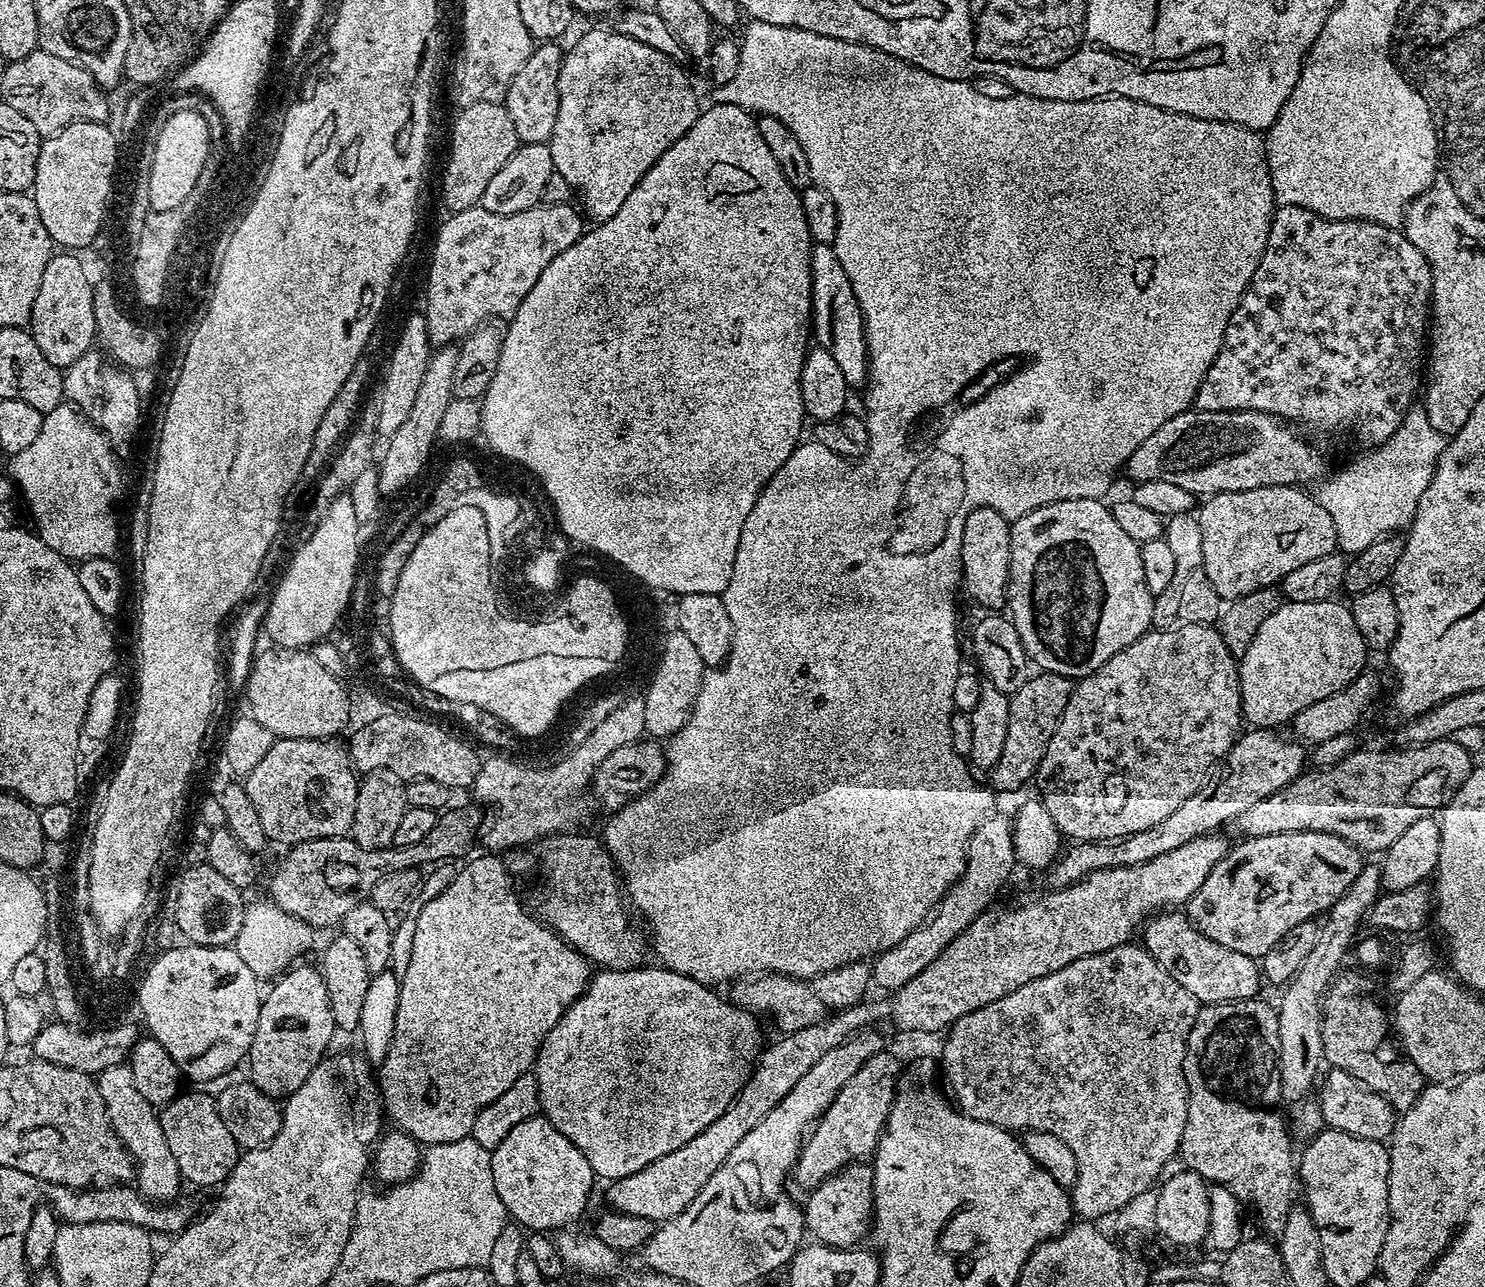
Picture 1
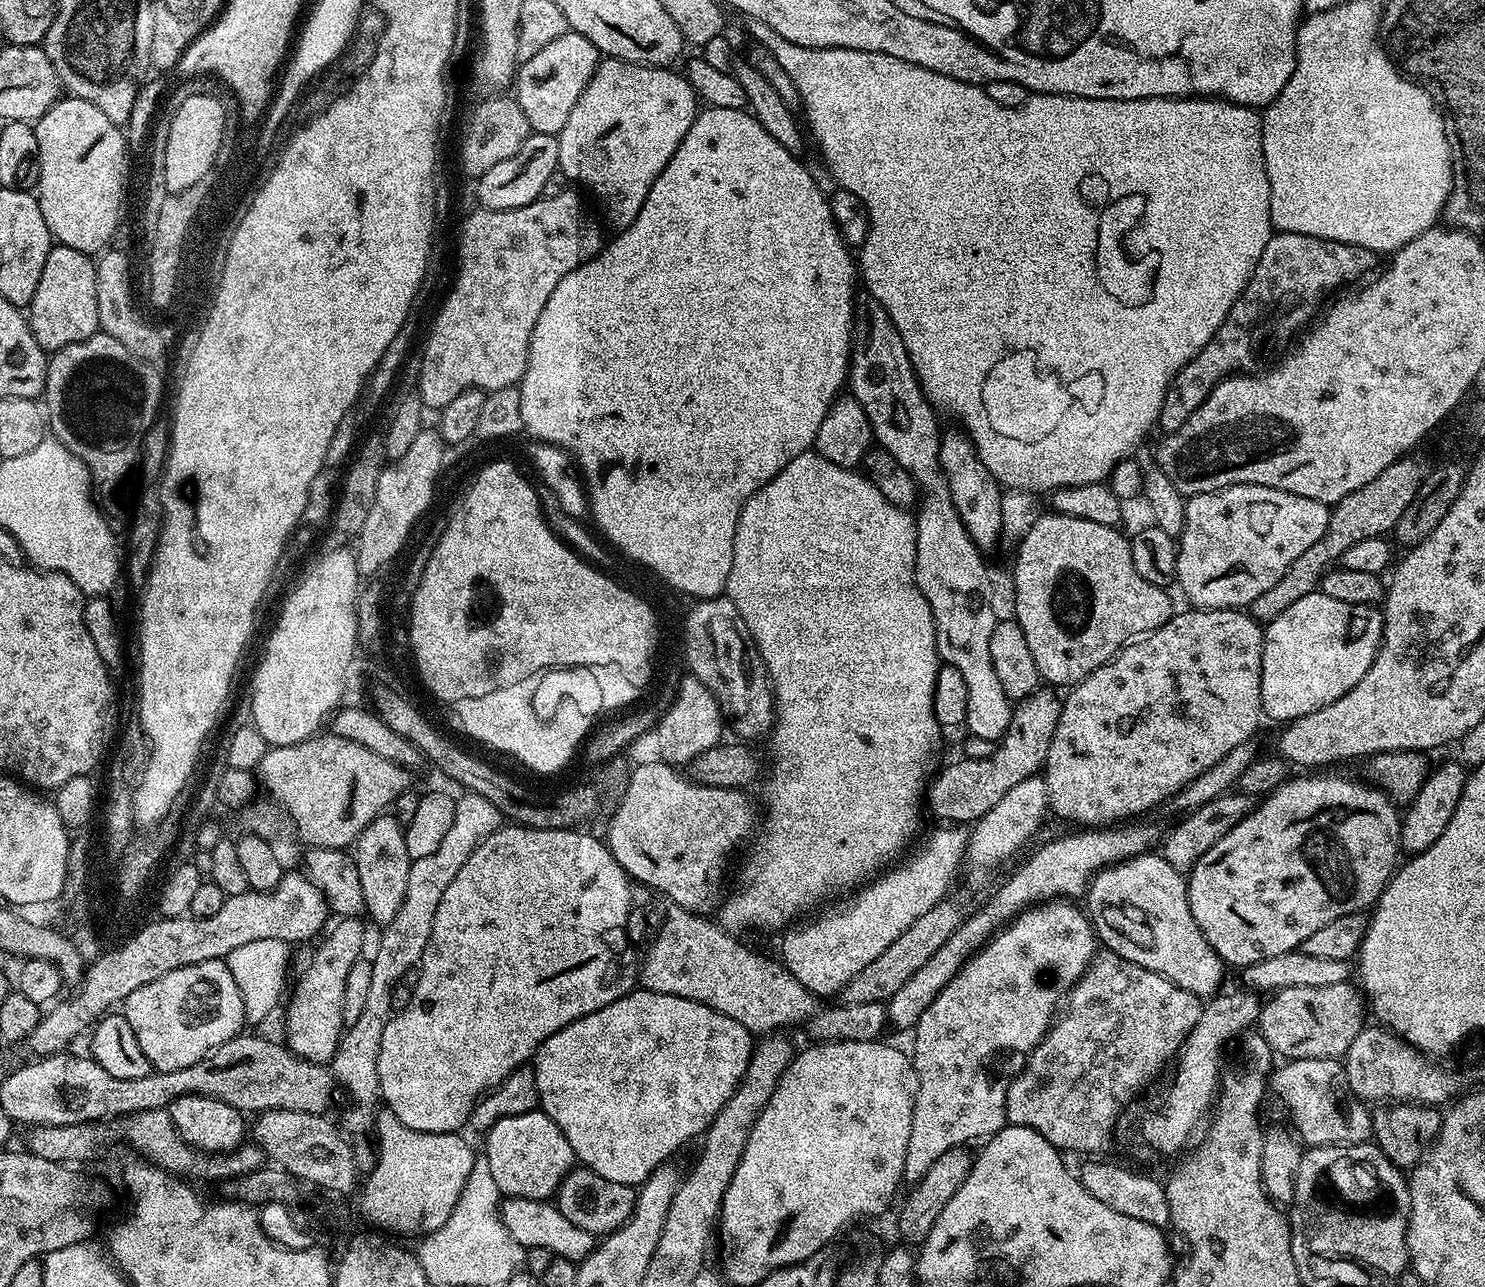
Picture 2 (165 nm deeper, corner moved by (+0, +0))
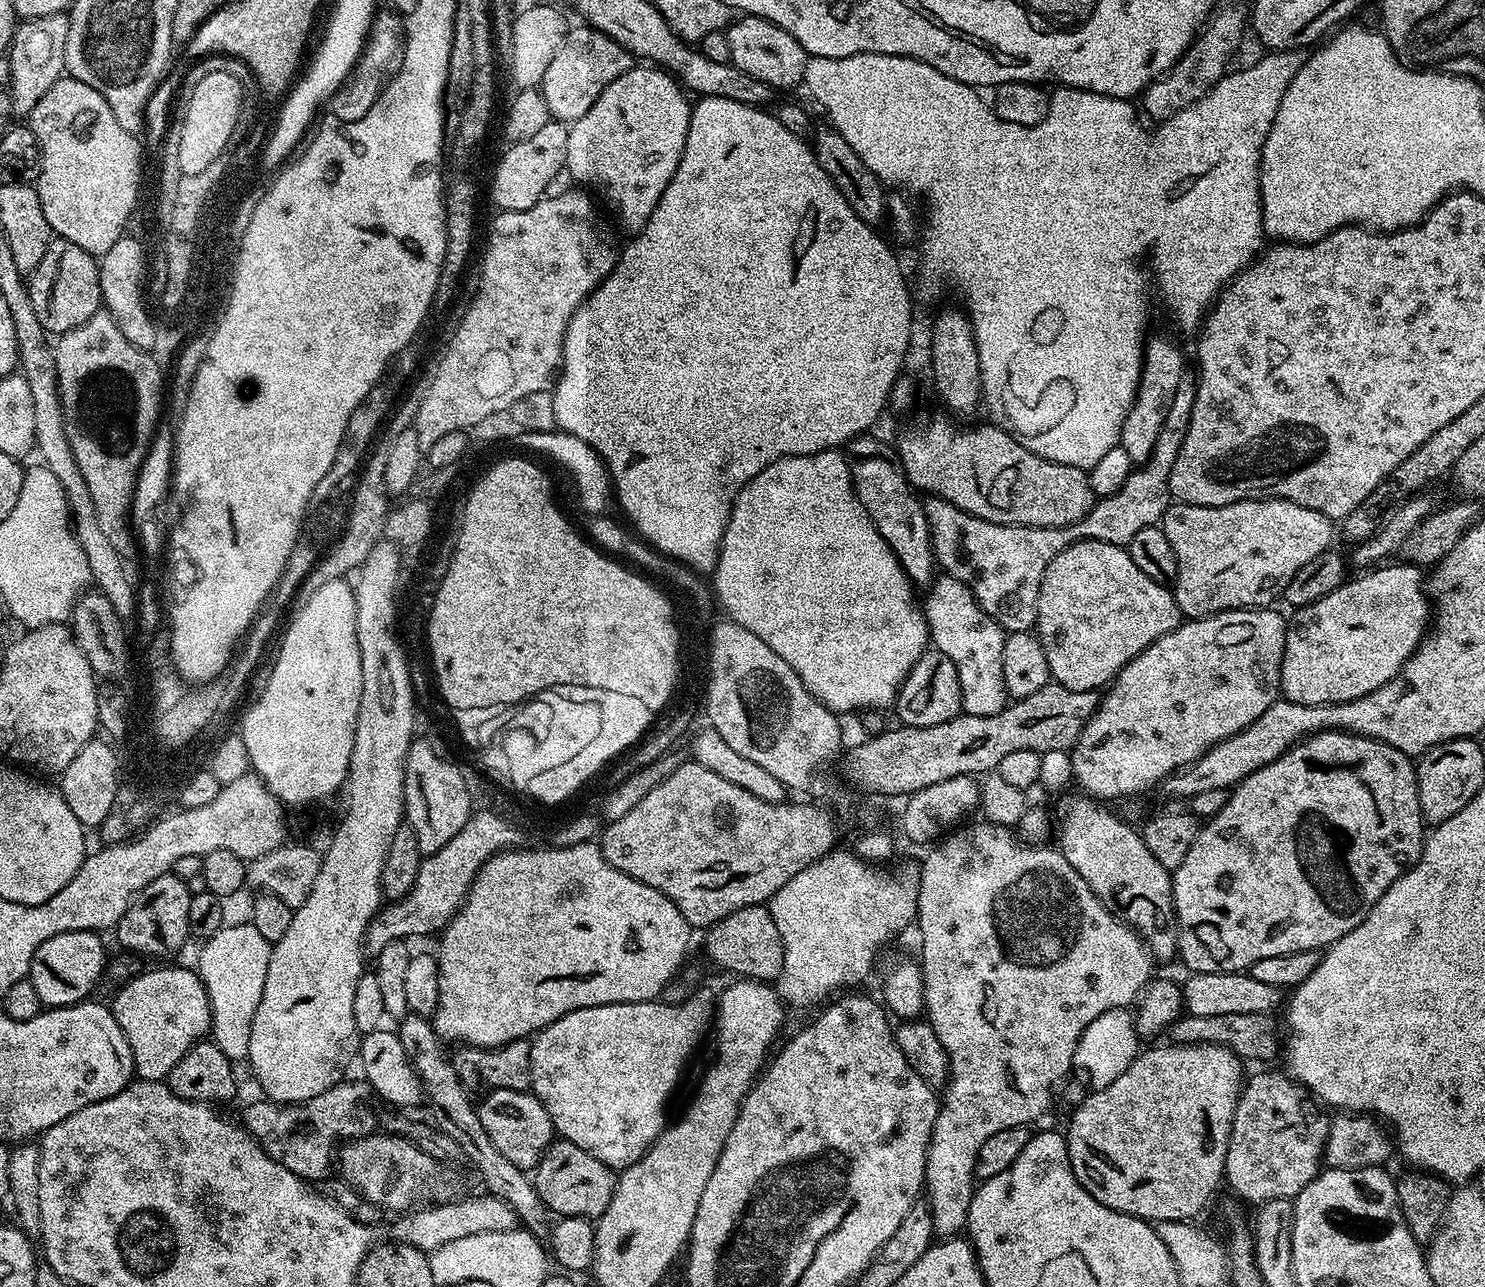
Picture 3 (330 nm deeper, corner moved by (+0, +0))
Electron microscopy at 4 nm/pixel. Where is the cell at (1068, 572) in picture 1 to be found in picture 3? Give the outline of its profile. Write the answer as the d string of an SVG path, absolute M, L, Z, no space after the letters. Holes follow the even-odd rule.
M1077 540L1046 566L1038 594L1034 632L1040 637L1042 650L1046 650L1046 666L1050 666L1055 683L1066 686L1066 690L1096 692L1111 684L1126 662L1158 638L1170 634L1170 630L1179 628L1181 623L1182 613L1173 589L1154 582L1154 578L1146 578L1146 574L1134 566L1134 558L1130 558L1127 547L1097 540Z

